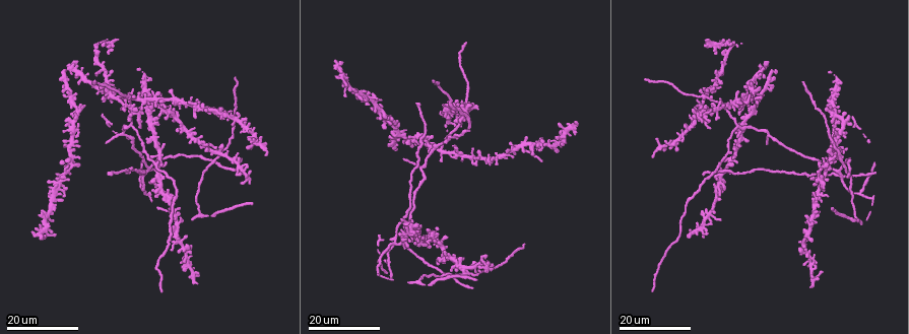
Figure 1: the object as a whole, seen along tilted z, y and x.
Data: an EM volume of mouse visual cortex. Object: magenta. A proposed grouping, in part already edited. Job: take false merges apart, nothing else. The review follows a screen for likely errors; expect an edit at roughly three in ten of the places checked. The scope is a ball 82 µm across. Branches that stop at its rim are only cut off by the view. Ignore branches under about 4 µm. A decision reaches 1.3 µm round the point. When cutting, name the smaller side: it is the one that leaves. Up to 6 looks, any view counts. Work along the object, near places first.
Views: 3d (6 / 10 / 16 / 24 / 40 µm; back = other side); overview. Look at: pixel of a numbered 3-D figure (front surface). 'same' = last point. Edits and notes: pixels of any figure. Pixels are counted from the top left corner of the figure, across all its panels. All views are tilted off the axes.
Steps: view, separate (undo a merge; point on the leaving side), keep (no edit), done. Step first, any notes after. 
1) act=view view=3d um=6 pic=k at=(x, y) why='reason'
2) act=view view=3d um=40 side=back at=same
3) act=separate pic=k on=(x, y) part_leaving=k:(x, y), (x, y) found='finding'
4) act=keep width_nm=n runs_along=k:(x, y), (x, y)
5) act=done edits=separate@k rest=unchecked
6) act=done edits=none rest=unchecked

act=view view=3d um=24 pic=1 at=(840, 176) why='four arms meet'

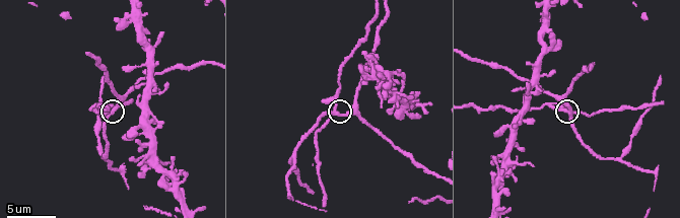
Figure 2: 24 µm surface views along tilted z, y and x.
act=view view=3d um=10 pic=2 at=(569, 116)

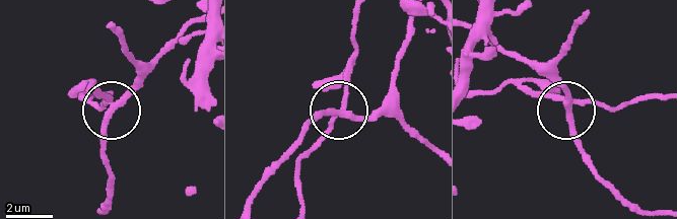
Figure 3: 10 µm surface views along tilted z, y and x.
act=separate pic=3 on=(79, 86) width_nm=250 part_leaving=3:(339, 107), (347, 91), (354, 16) found='a second cell is stuck on'

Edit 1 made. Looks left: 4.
act=view view=3d um=24 pic=1 at=(739, 125)

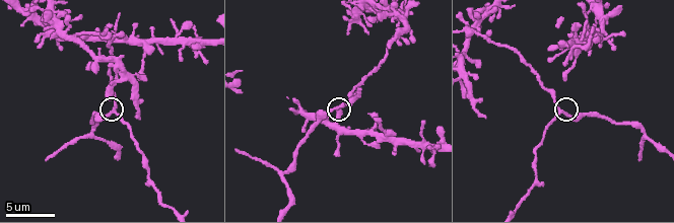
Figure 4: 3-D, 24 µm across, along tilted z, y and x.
act=view view=3d um=10 pic=4 at=(114, 110)

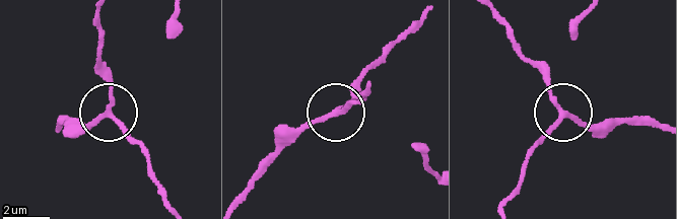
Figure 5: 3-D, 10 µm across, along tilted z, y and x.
act=keep runs_along=5:(55, 131), (73, 120), (90, 126), (110, 114), (145, 154) found='continuous, no second cell'

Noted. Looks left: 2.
act=view view=3d um=10 pic=4 at=(90, 132) why='three-way junction'

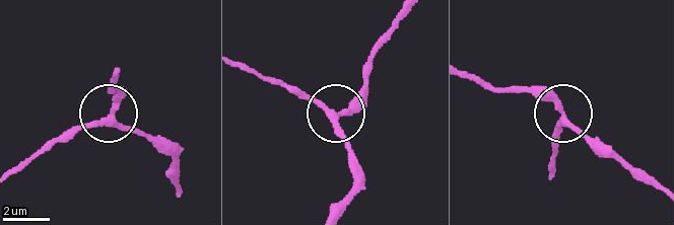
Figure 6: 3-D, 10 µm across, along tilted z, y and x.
act=keep arms=3 runs_along=6:(332, 208), (352, 178), (339, 120), (290, 86) found='continuous, no second cell'

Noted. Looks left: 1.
act=done edits=separate@3 rest=unchecked

